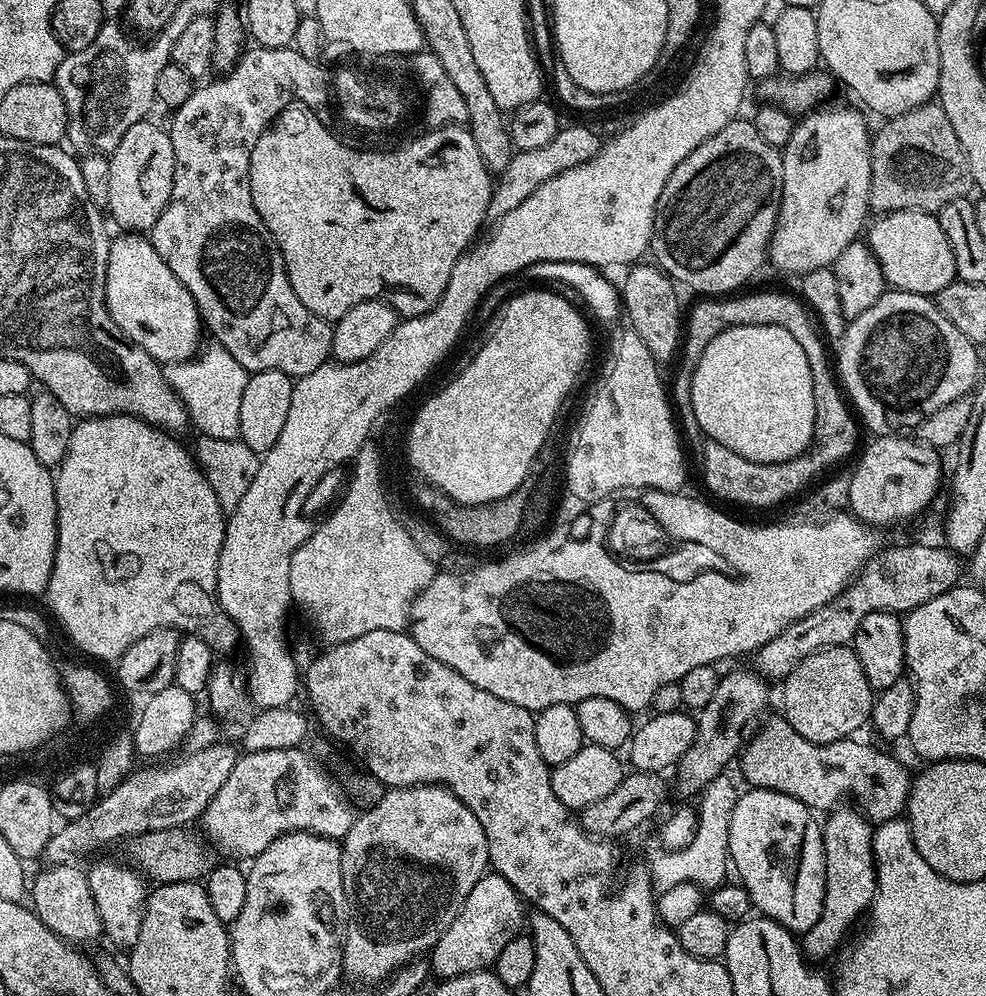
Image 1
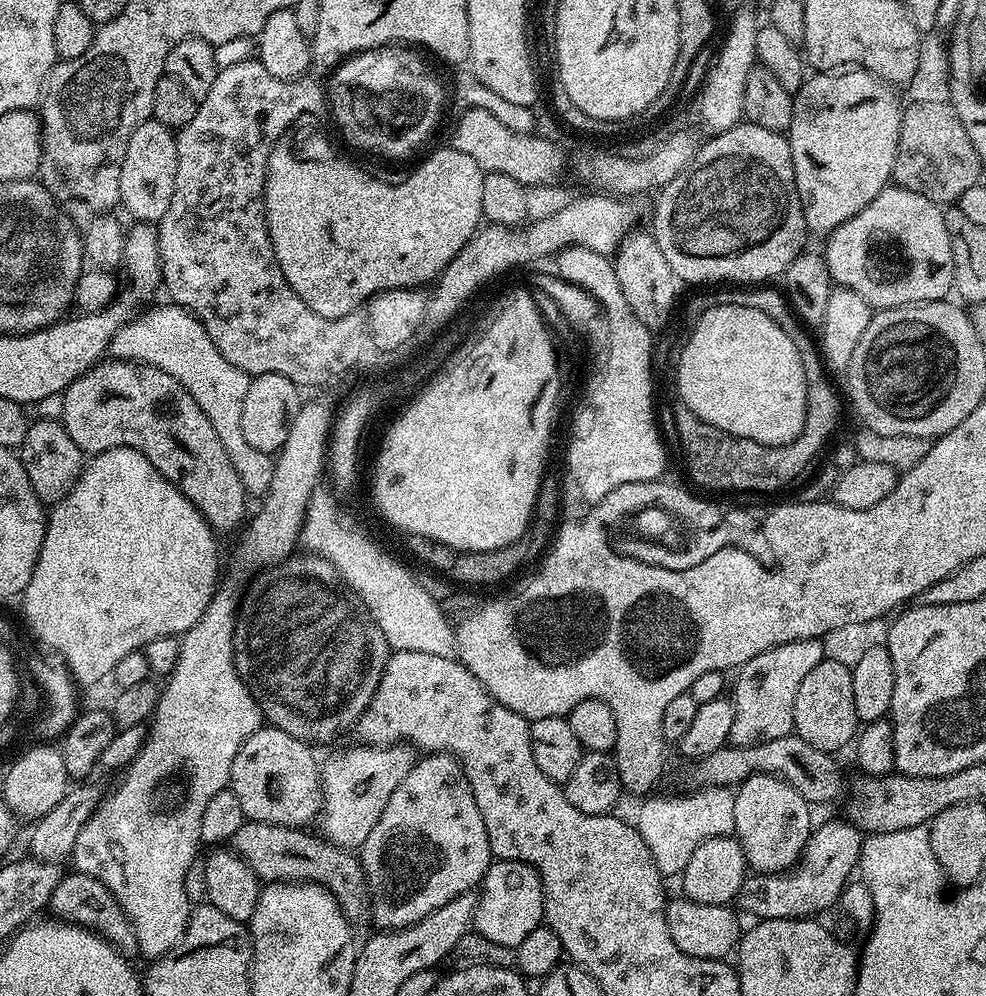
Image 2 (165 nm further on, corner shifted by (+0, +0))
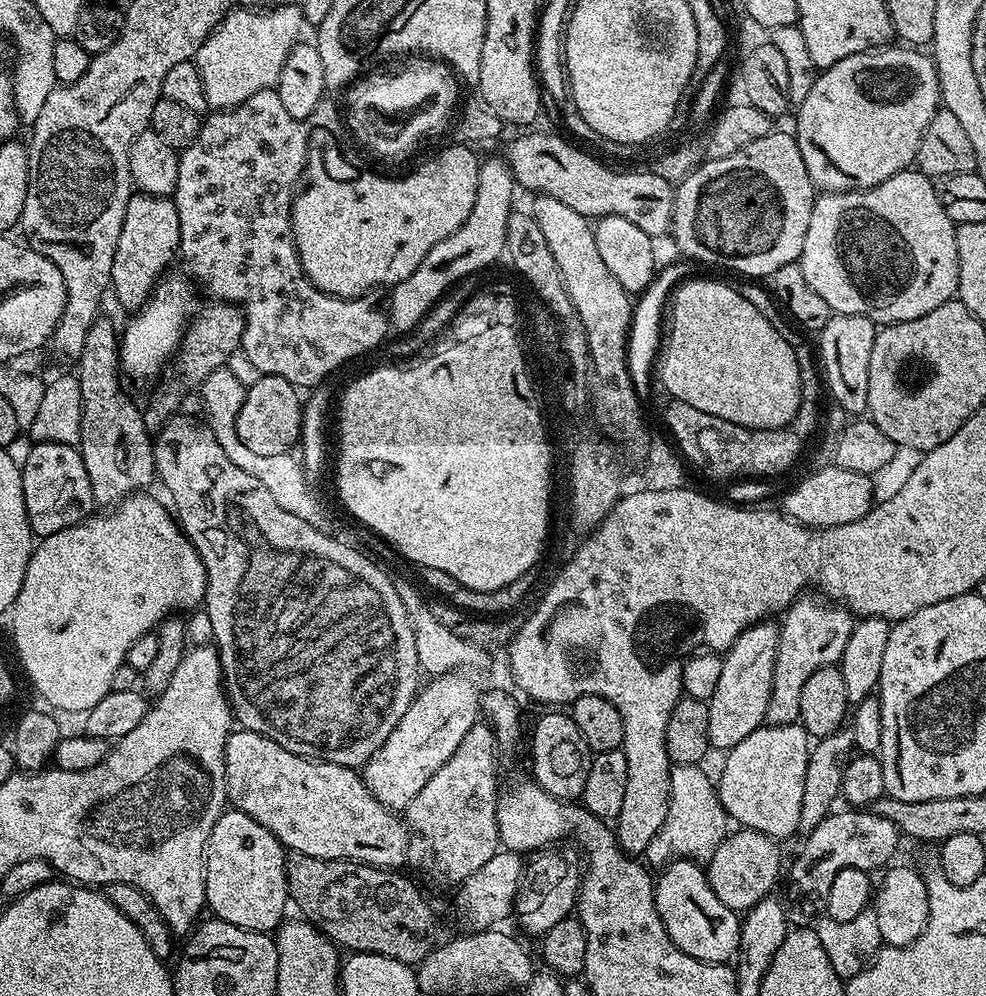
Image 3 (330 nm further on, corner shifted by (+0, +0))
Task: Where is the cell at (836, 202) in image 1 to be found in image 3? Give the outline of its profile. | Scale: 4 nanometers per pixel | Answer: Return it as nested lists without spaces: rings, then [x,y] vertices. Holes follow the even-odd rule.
[[[881,46],[870,52],[850,54],[850,58],[842,58],[838,62],[834,62],[834,66],[823,69],[817,75],[814,87],[810,89],[810,94],[806,94],[804,101],[795,109],[796,128],[794,127],[794,135],[798,142],[798,150],[802,150],[802,162],[806,162],[806,174],[810,174],[813,188],[819,190],[821,193],[851,192],[853,190],[873,188],[882,182],[886,182],[886,178],[890,178],[894,174],[913,167],[916,152],[920,148],[920,139],[924,136],[926,126],[930,126],[930,122],[934,118],[937,108],[941,107],[938,74],[936,73],[936,67],[934,66],[931,55],[924,53],[923,56],[920,53],[923,51],[917,50],[912,46],[892,47]]]

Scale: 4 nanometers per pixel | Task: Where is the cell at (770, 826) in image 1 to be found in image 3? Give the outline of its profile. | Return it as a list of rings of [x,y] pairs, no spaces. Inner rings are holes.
[[[768,724],[756,728],[738,746],[727,749],[724,760],[724,769],[718,776],[718,791],[720,801],[729,817],[737,820],[740,828],[751,828],[753,832],[761,832],[771,836],[777,842],[783,842],[787,836],[797,835],[802,814],[802,786],[806,778],[808,753],[810,751],[810,737],[804,725]]]

